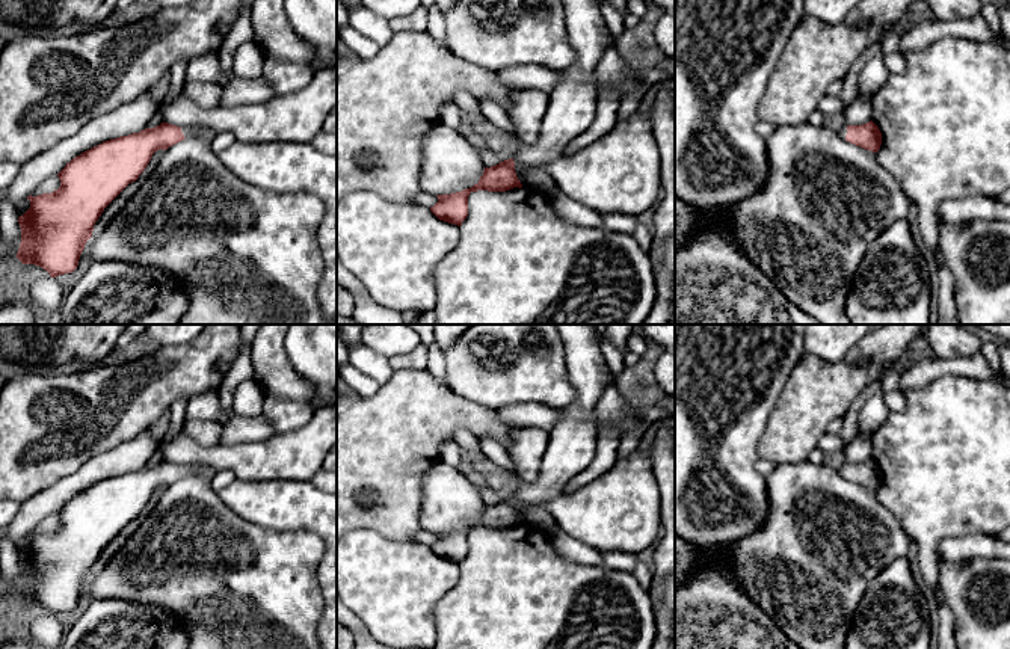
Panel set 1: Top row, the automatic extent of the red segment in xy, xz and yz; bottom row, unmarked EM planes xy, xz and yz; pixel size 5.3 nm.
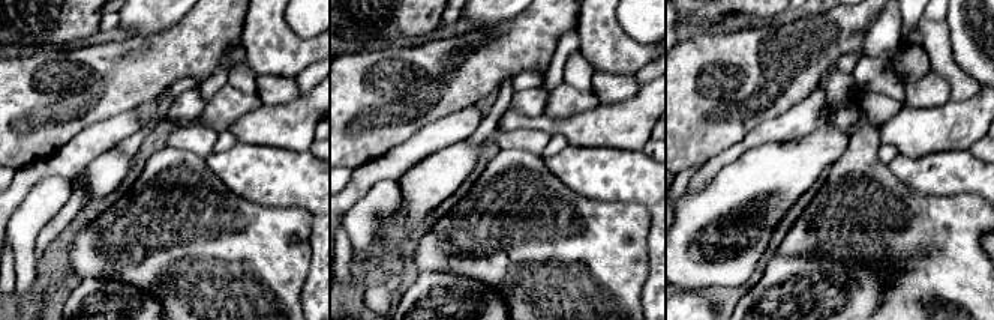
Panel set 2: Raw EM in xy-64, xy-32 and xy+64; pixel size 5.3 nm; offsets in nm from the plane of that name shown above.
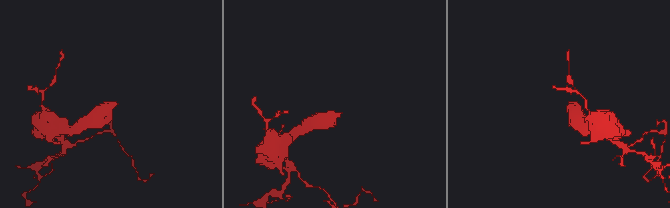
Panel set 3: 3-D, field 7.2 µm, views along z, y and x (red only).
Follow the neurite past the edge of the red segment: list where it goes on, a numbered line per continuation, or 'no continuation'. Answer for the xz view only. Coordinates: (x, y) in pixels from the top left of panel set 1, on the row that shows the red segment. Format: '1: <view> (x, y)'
1: xz (571, 110)

